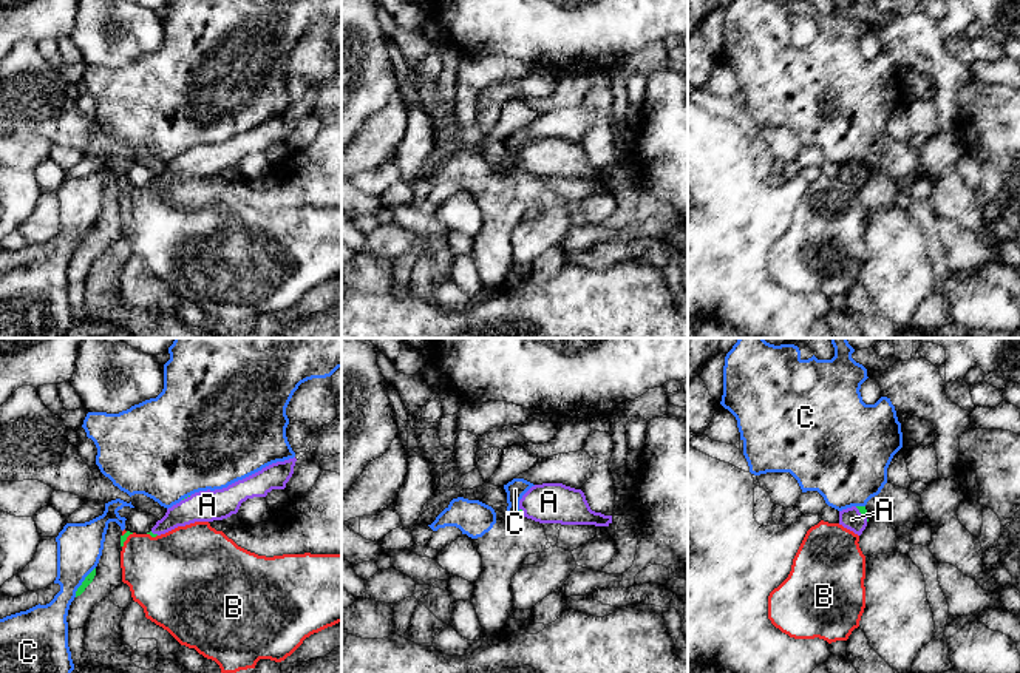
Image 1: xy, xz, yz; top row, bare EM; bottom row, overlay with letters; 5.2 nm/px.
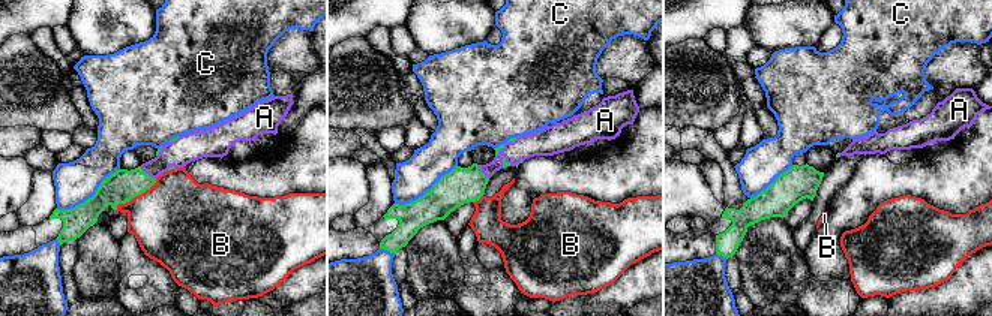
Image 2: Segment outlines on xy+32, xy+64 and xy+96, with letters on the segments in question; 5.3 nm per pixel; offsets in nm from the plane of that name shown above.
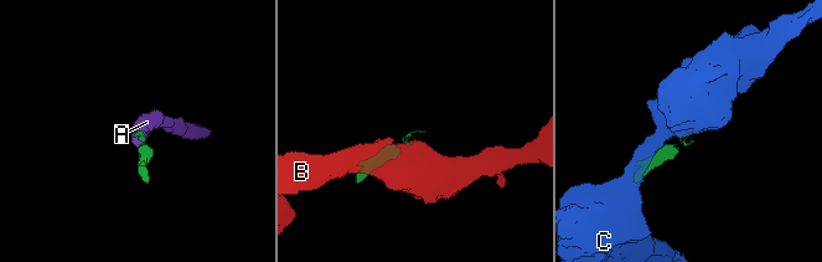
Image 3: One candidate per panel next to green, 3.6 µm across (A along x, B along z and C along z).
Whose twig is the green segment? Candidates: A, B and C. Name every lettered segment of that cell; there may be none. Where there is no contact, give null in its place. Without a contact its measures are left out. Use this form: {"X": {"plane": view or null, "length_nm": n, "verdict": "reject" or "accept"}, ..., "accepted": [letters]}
{"A": {"plane": "yz", "length_nm": 70, "verdict": "accept"}, "B": {"plane": "xy", "length_nm": 100, "verdict": "reject"}, "C": {"plane": "xy", "length_nm": 190, "verdict": "reject"}, "accepted": ["A"]}

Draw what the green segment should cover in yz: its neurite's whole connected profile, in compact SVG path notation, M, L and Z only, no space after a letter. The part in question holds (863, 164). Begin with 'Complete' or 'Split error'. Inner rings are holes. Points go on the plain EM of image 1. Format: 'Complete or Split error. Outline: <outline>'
Split error. Outline: M852 161L839 165L839 179L861 190L867 181L865 161Z

